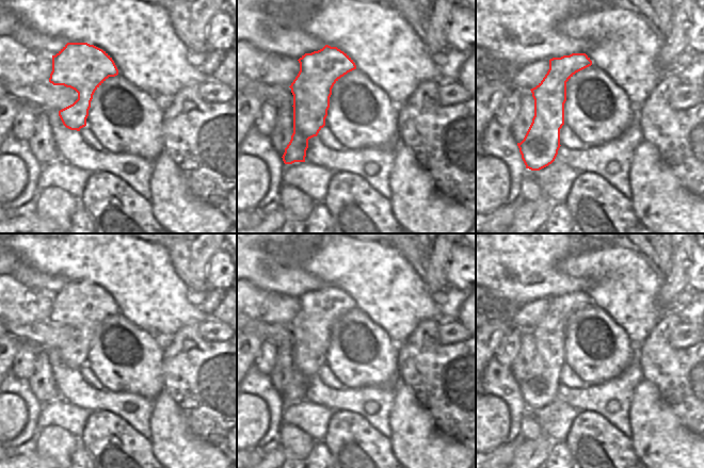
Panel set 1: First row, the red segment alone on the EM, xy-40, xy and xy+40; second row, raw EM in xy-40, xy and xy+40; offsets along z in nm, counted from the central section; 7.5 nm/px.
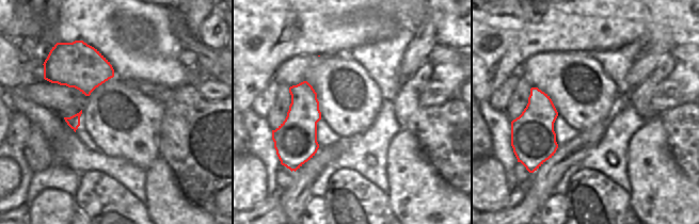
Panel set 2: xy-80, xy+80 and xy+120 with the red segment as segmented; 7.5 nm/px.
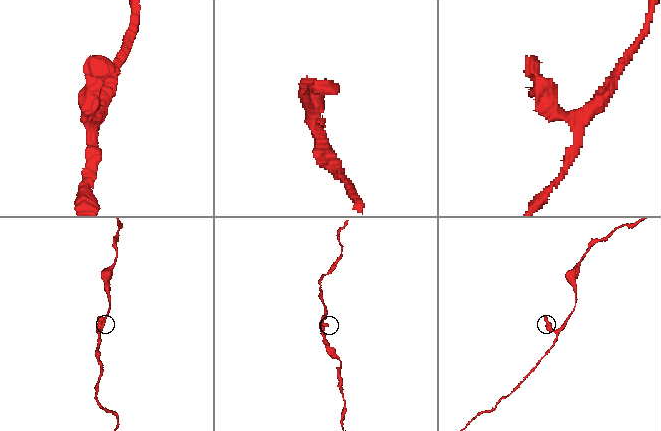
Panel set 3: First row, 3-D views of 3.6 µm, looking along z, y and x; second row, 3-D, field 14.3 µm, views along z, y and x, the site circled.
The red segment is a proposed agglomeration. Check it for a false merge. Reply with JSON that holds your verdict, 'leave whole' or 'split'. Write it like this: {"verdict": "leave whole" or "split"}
{"verdict": "leave whole"}

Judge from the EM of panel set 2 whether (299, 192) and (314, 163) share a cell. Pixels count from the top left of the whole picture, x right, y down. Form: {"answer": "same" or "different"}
{"answer": "same"}

